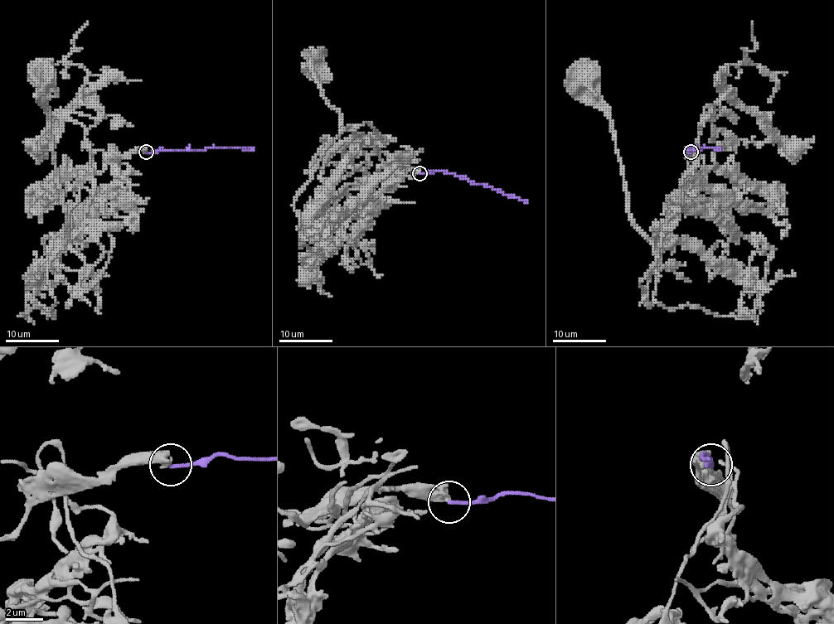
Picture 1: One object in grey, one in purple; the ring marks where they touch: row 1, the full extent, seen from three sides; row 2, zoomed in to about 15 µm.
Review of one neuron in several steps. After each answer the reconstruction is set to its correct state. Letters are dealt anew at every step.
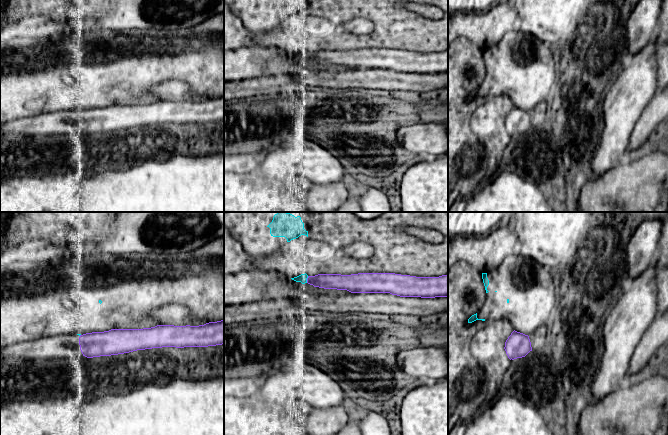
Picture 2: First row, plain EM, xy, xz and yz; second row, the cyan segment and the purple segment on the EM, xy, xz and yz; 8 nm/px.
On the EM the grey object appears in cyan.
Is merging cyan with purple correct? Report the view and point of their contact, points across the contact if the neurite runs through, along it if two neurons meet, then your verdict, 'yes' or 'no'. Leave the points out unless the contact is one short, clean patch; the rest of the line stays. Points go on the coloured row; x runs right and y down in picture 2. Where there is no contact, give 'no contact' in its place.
xz (306, 279) | no

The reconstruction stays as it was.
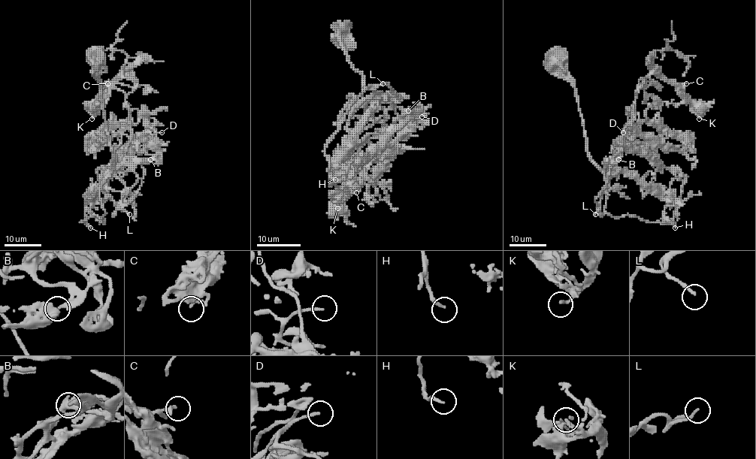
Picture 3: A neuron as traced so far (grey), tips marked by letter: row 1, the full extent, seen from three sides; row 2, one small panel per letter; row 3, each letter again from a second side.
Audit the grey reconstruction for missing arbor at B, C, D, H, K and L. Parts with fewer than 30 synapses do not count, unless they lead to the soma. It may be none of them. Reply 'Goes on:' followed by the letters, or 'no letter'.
Goes on: L

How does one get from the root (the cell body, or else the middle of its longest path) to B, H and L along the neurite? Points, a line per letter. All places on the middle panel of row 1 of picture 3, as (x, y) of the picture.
B: (343, 37), (347, 60), (363, 75), (363, 92), (354, 101), (408, 110)
H: (343, 37), (347, 60), (363, 75), (363, 92), (346, 98), (354, 95), (324, 149), (335, 179)
L: (343, 37), (347, 60), (363, 75), (363, 92), (354, 101), (365, 105), (377, 95), (370, 86), (382, 83)

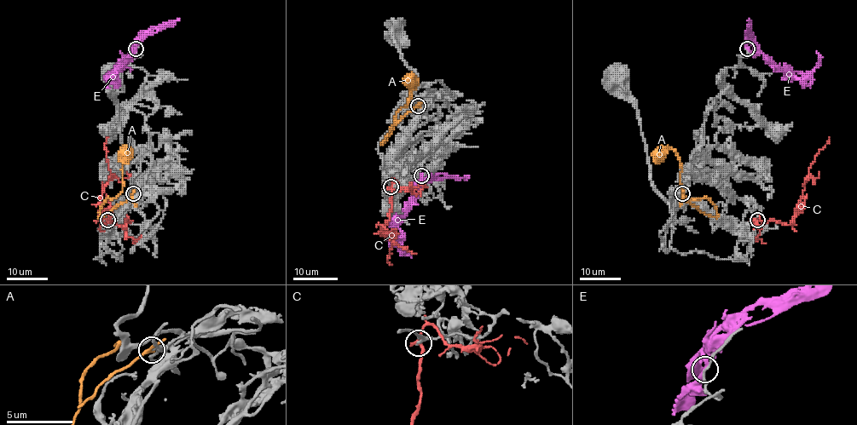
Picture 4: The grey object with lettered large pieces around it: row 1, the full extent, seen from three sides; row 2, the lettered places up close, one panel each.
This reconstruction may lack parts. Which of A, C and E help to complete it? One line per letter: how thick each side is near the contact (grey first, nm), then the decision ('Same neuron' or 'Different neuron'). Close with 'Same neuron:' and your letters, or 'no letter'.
A: Thickness 90 nm (grey) against 300 nm. Different neuron
C: Thickness 190 nm (grey) against 280 nm. Different neuron
E: Thickness 170 nm (grey) against 260 nm. Same neuron
Same neuron: E

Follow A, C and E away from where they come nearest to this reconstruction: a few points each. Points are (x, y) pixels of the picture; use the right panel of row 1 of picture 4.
A: (682, 193), (703, 213), (717, 215), (708, 198), (687, 198), (682, 192), (680, 161), (672, 149), (652, 161)
C: (758, 220), (777, 220), (789, 224), (792, 221), (807, 169), (816, 153), (829, 140), (828, 137)
E: (748, 48), (763, 54), (774, 65), (808, 74), (818, 65), (819, 54), (816, 53)

